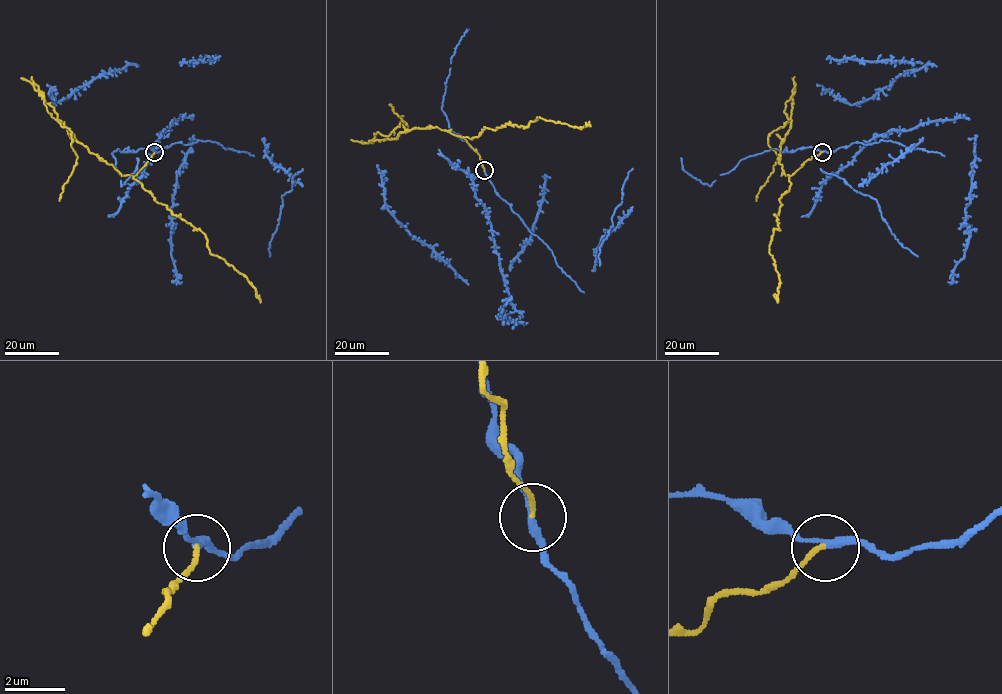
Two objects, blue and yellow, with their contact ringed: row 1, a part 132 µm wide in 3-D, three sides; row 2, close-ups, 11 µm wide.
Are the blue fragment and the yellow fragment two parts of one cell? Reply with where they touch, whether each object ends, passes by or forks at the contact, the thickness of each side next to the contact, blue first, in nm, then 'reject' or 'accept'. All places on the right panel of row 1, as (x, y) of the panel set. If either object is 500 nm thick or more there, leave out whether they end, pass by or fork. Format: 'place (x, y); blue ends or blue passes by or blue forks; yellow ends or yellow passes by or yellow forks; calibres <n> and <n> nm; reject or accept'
place (822, 152); blue passes by; yellow ends; calibres 200 and 150 nm; reject

